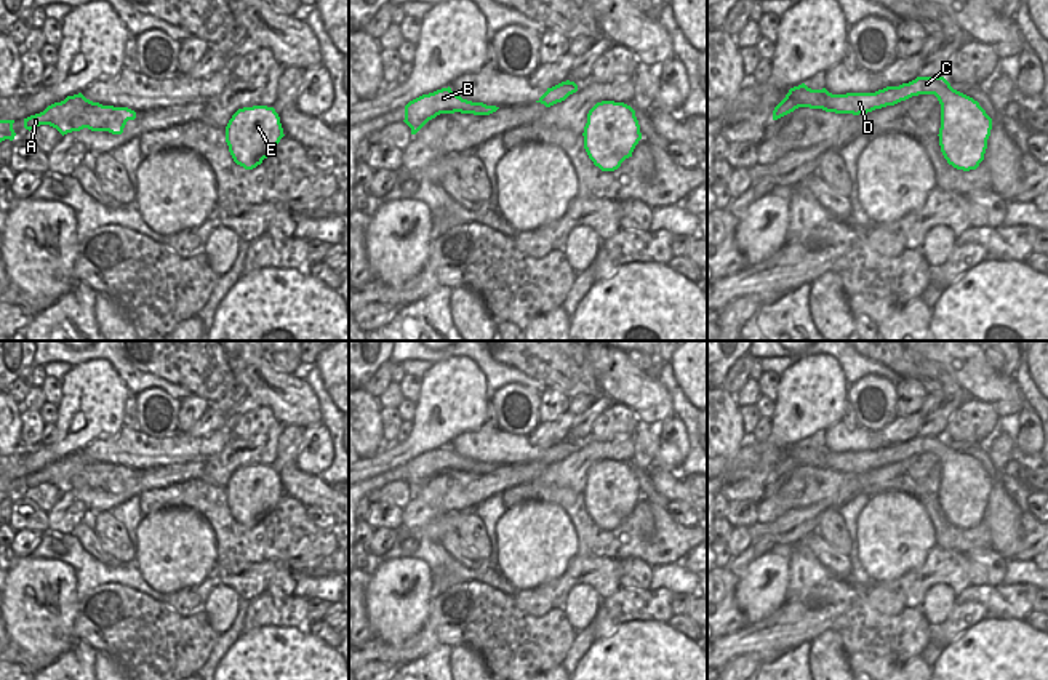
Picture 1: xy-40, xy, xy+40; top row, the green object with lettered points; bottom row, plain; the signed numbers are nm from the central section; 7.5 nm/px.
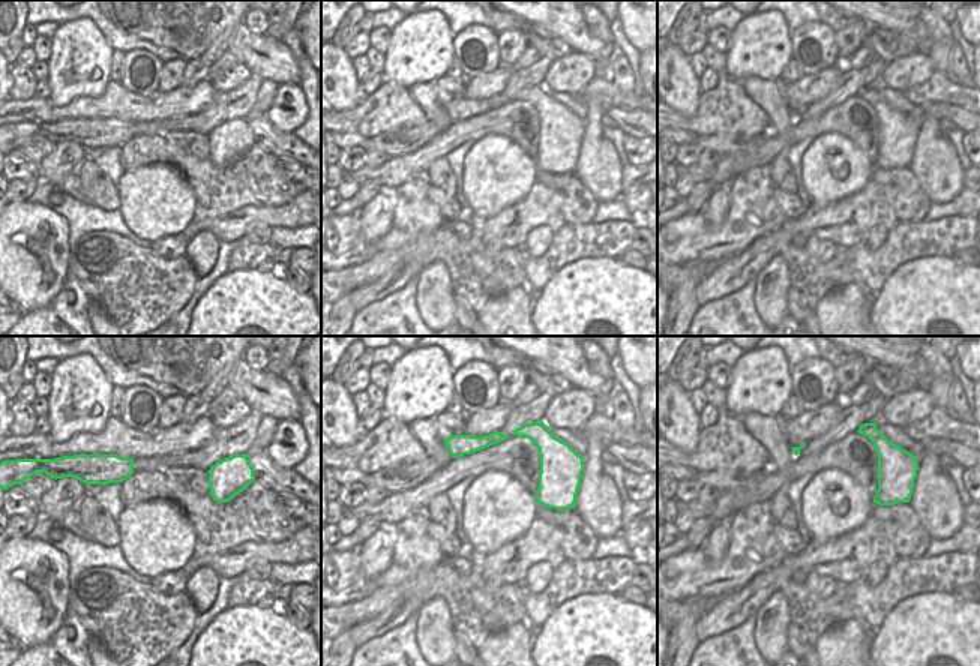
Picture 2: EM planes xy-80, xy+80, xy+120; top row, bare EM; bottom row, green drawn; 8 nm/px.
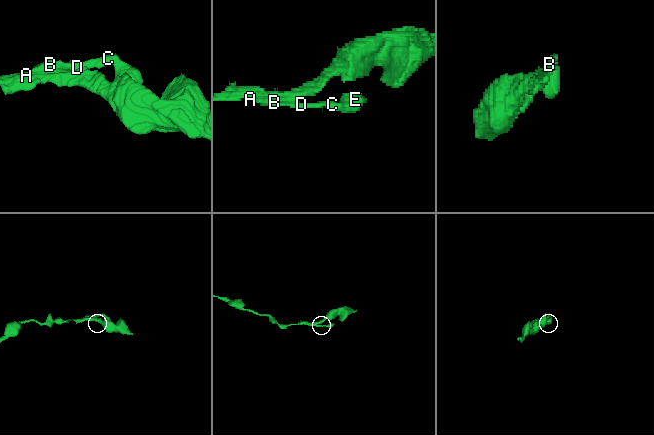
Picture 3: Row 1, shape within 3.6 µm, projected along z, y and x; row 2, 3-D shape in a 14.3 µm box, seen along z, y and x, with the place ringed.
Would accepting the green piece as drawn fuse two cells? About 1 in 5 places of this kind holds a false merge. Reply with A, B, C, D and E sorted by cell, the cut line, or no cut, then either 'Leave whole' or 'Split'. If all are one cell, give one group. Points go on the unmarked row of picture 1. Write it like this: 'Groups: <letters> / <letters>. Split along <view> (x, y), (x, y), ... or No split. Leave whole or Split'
Groups: A B / C D E. Split along xy+40 (820, 448), (839, 471). Split.

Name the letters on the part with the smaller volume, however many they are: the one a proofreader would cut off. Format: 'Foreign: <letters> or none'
Foreign: C, D, E

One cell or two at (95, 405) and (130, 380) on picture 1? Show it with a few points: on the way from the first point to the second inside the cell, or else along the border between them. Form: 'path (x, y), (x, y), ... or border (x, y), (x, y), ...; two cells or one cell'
border (98, 357), (103, 357), (112, 367), (130, 394); two cells

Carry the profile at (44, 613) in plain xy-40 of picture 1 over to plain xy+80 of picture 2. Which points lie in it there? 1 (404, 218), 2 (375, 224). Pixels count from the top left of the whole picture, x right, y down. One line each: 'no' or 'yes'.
1: no
2: yes

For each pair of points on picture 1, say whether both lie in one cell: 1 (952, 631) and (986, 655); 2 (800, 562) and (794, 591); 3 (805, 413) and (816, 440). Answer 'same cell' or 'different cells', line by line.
1: different cells
2: same cell
3: different cells

